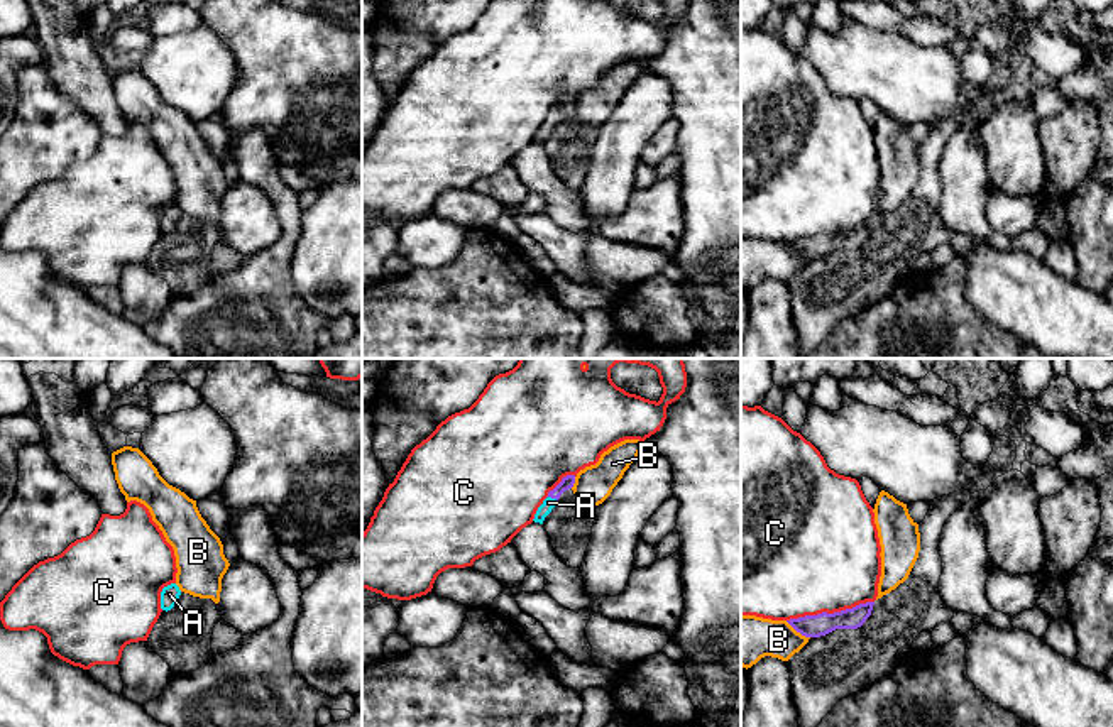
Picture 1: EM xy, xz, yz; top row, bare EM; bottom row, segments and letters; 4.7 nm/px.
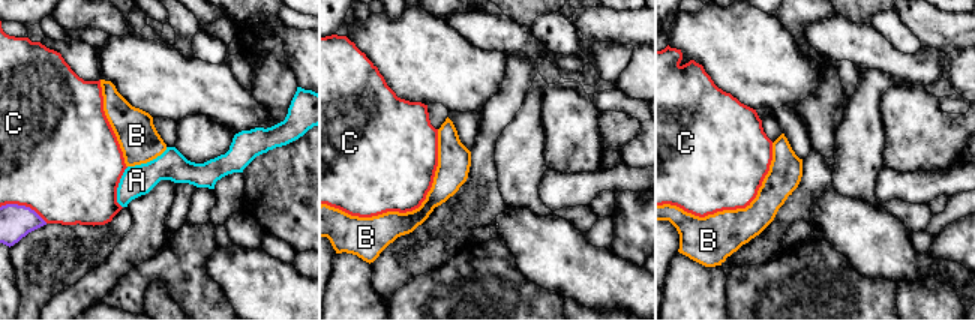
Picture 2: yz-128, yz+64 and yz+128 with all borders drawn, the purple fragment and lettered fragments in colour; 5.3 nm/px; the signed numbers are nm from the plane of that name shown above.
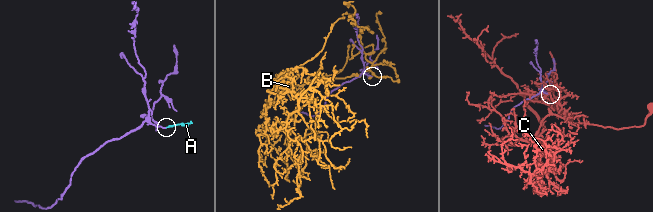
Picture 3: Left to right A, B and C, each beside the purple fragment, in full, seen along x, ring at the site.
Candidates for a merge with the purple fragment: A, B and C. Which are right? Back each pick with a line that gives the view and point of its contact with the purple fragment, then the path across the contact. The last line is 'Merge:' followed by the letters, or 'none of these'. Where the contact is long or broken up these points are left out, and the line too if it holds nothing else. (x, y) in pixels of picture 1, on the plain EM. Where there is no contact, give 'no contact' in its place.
A: xz (553, 119) | across xz (567, 103), (553, 119), (548, 124)
Merge: A

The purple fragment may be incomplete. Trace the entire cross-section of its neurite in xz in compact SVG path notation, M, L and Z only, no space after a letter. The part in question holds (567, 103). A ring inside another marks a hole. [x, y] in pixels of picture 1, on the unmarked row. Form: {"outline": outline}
{"outline": "M575 96L563 98L562 103L553 112L548 113L548 118L538 128L533 142L543 145L545 139L551 134L560 117L565 112L572 110L573 105L575 105Z"}

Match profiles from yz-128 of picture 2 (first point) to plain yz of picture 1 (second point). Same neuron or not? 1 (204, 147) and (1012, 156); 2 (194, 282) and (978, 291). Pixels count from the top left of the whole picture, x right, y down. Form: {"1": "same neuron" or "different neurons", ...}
{"1": "same neuron", "2": "different neurons"}

